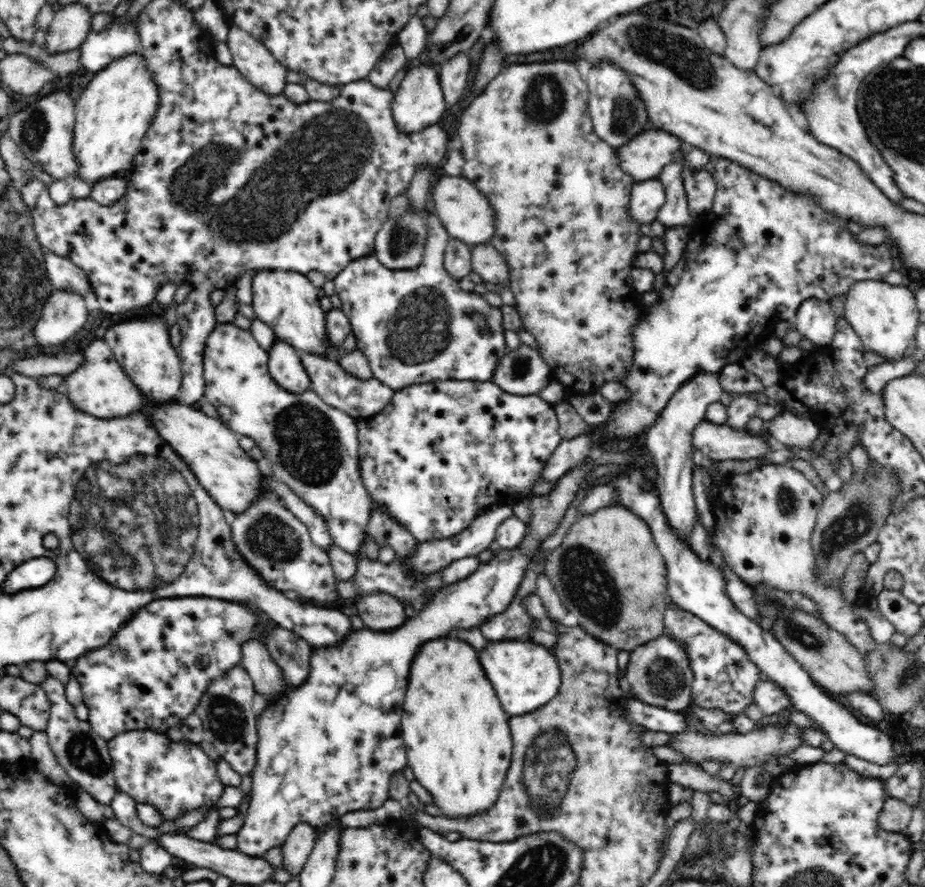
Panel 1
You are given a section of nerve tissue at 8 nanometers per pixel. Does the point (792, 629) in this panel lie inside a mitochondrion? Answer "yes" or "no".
yes

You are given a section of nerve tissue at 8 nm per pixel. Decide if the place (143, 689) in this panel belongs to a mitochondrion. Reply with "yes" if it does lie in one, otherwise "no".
no

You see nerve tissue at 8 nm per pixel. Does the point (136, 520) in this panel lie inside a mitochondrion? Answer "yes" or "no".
yes

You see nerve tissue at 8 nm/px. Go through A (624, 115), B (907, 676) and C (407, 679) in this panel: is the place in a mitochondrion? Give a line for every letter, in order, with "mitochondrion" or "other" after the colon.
A: mitochondrion
B: mitochondrion
C: other

